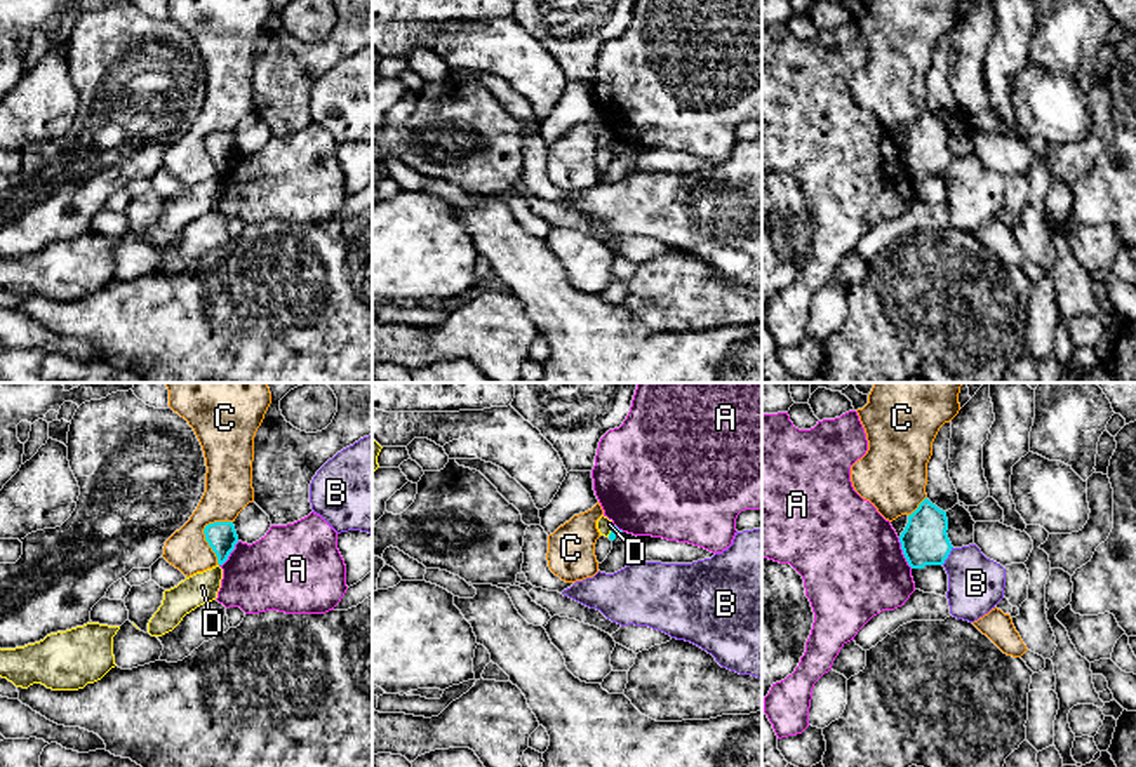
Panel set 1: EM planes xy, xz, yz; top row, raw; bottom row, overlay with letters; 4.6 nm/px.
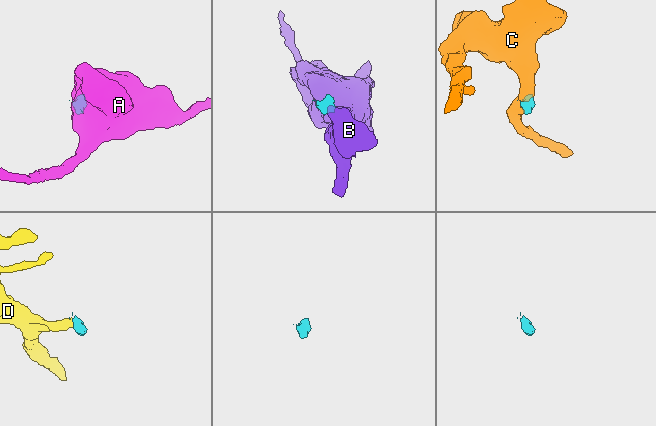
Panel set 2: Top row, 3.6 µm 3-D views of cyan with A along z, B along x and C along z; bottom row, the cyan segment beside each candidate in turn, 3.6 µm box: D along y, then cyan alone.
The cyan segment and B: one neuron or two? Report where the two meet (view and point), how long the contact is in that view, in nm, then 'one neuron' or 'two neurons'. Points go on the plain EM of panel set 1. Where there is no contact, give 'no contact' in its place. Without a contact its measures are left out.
contact yz (948, 164); length 100 nm; two neurons

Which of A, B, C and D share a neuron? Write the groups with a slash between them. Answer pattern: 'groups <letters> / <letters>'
groups A / B / C / D

